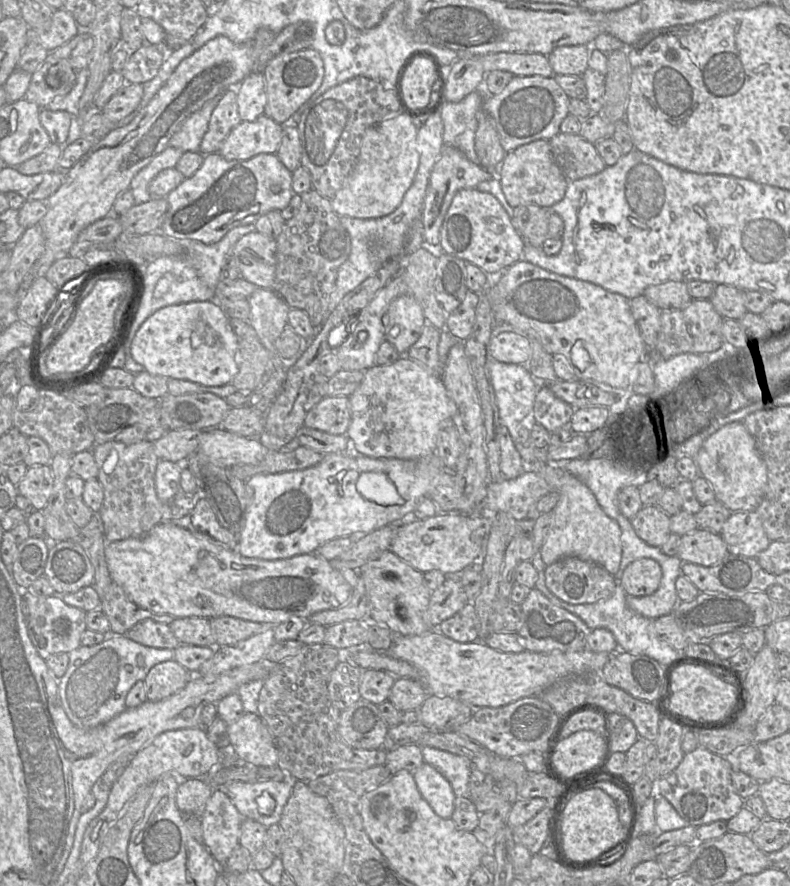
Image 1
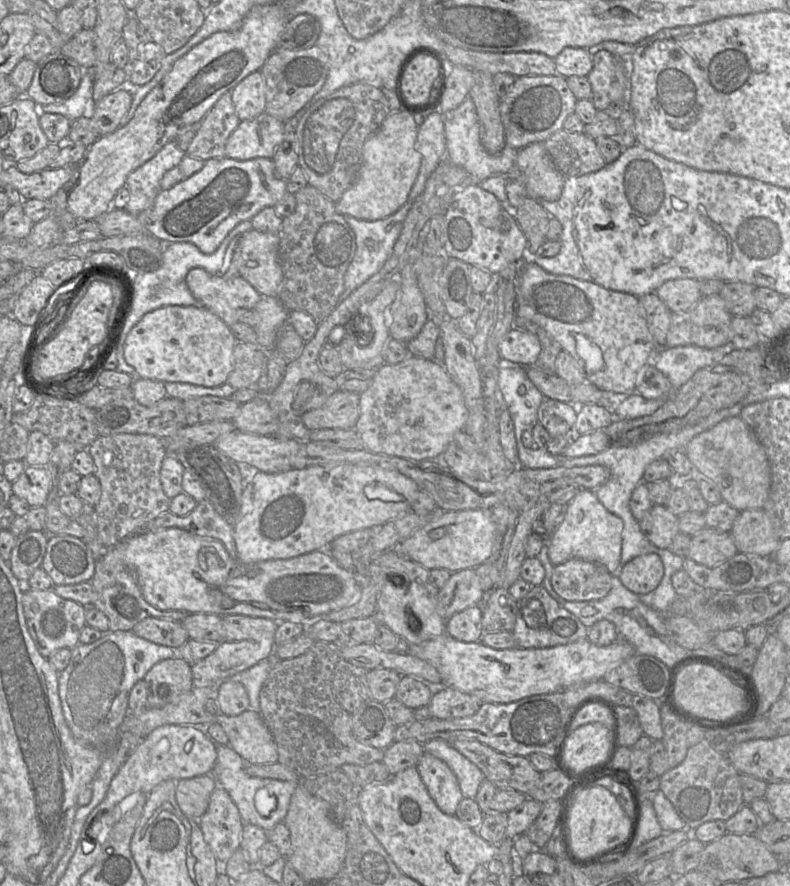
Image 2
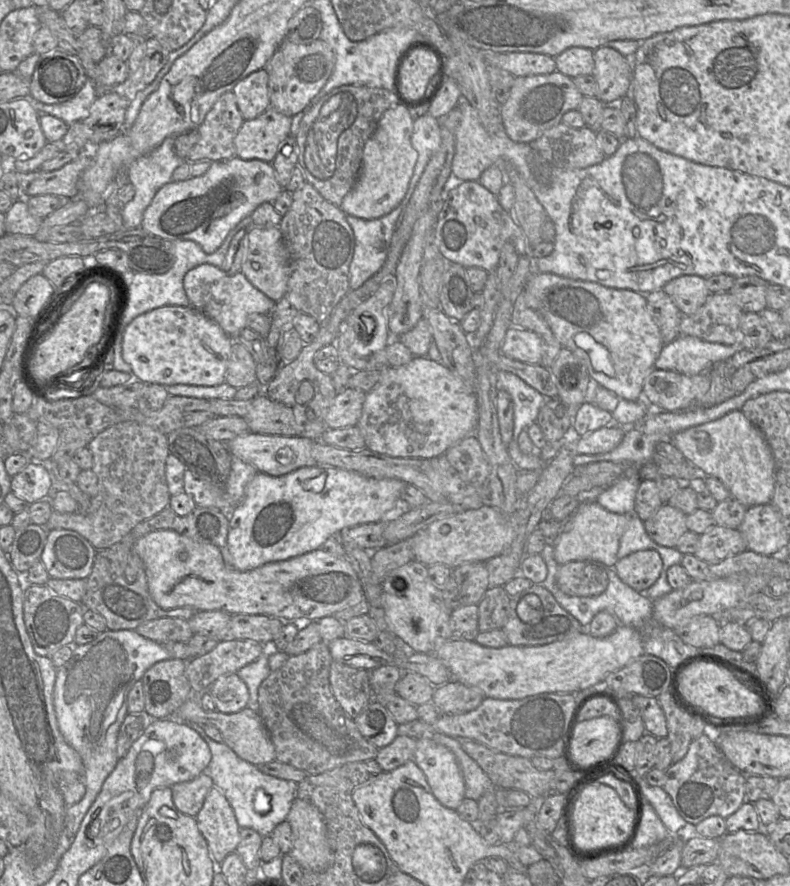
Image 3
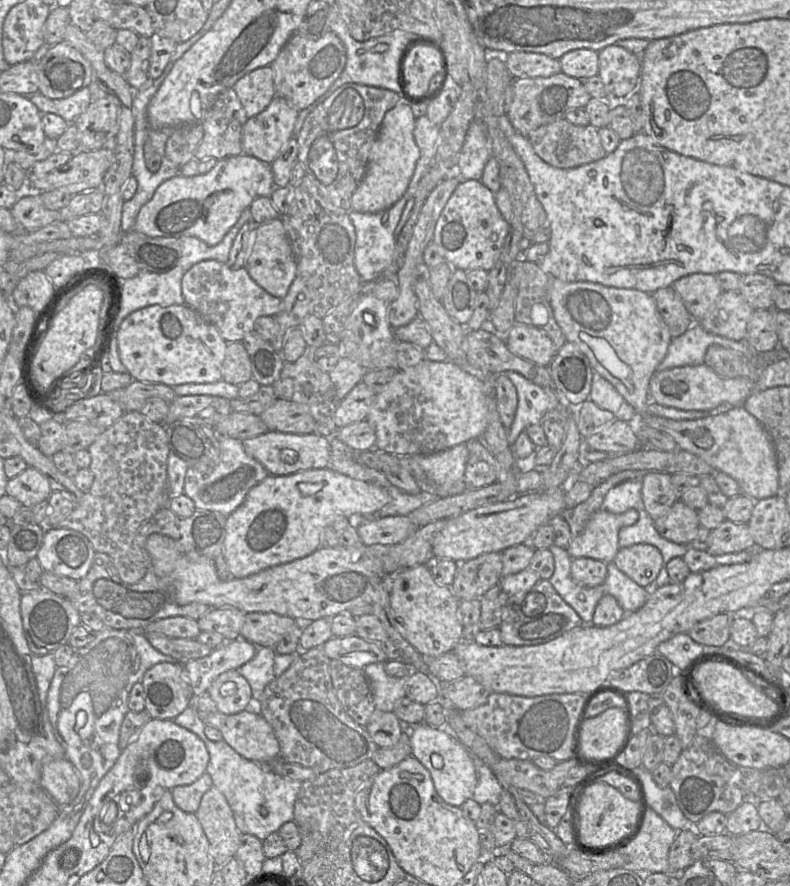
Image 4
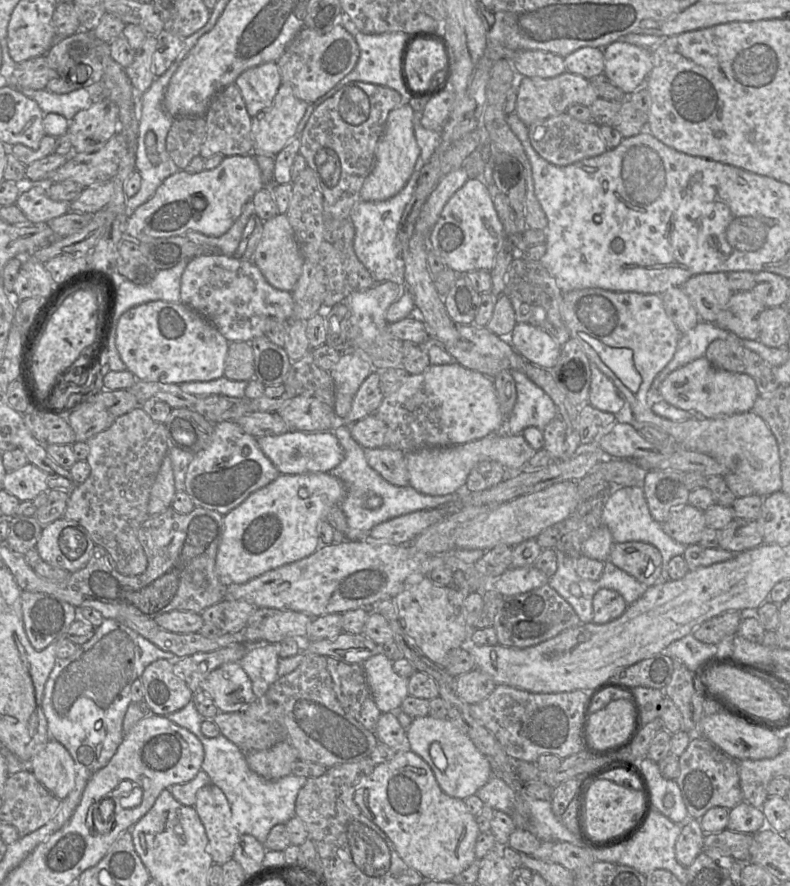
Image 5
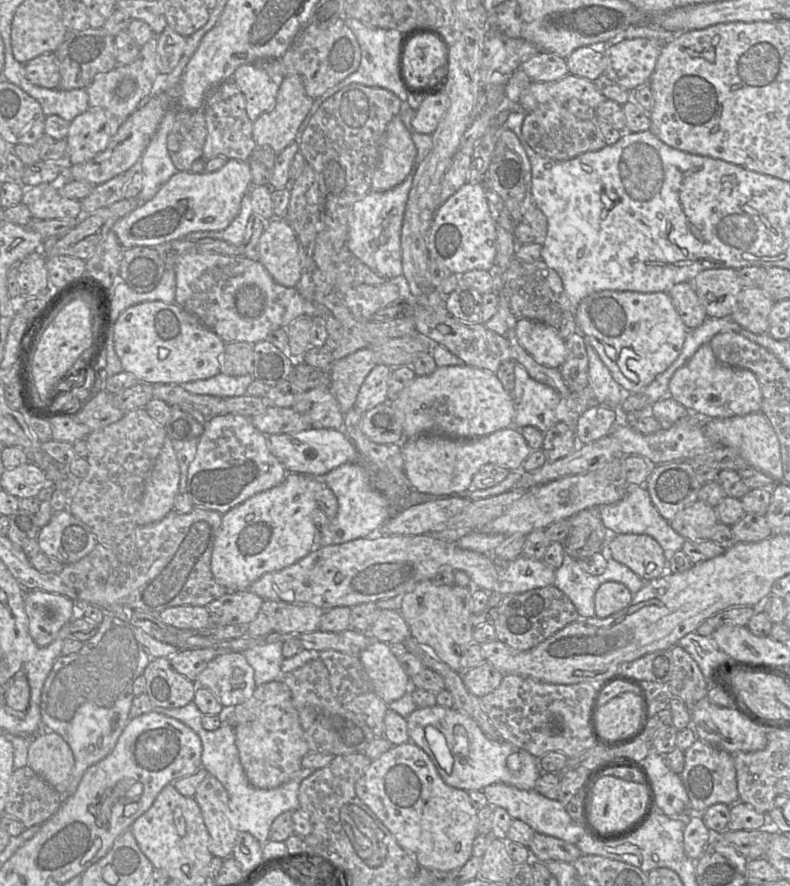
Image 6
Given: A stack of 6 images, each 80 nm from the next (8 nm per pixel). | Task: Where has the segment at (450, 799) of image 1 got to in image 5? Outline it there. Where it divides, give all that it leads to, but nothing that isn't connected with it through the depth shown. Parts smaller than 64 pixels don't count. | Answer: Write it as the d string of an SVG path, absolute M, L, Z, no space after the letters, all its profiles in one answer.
M430 715L414 718L406 730L406 747L423 758L432 769L441 790L451 797L465 800L476 794L492 777L488 759L448 718L437 719Z

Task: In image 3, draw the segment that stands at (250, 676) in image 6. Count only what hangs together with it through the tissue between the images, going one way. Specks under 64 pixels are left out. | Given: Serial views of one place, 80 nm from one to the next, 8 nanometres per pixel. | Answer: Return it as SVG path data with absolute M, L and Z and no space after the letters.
M237 673L217 678L209 688L216 710L222 713L236 713L248 706L249 690Z

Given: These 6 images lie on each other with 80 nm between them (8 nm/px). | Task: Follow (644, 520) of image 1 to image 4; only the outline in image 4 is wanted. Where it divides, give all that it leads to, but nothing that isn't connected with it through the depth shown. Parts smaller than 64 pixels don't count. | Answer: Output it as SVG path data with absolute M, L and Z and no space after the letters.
M678 500L654 521L654 526L663 538L686 545L695 538L700 527L698 511Z

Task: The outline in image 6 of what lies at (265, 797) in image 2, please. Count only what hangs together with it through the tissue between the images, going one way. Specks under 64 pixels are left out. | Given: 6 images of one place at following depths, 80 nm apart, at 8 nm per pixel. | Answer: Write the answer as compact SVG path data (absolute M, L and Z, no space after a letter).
M193 702L181 708L154 708L153 712L182 722L199 736L202 742L201 767L208 774L217 778L226 789L230 809L235 814L235 828L237 831L250 833L260 844L264 845L269 841L270 827L275 819L284 812L294 812L299 809L299 787L302 781L316 770L301 769L294 778L277 788L258 789L250 784L245 775L235 743L234 729L229 724L222 723L218 729L213 731L204 729L202 726L204 715Z

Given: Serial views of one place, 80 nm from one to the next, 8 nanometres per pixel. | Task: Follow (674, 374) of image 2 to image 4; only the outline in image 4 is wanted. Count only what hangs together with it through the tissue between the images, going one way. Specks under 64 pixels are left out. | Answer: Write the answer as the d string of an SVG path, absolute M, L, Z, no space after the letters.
M694 322L682 335L672 338L667 354L657 366L656 371L658 373L681 366L703 364L707 348L712 344L739 351L752 359L752 355L749 353L750 346L744 342L746 340L736 341L709 333L698 322Z

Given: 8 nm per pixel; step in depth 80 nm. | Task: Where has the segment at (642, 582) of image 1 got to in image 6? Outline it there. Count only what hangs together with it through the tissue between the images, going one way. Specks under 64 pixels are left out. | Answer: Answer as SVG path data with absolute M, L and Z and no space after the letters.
M611 535L605 552L645 581L654 580L667 572L668 562L662 547L648 535Z

